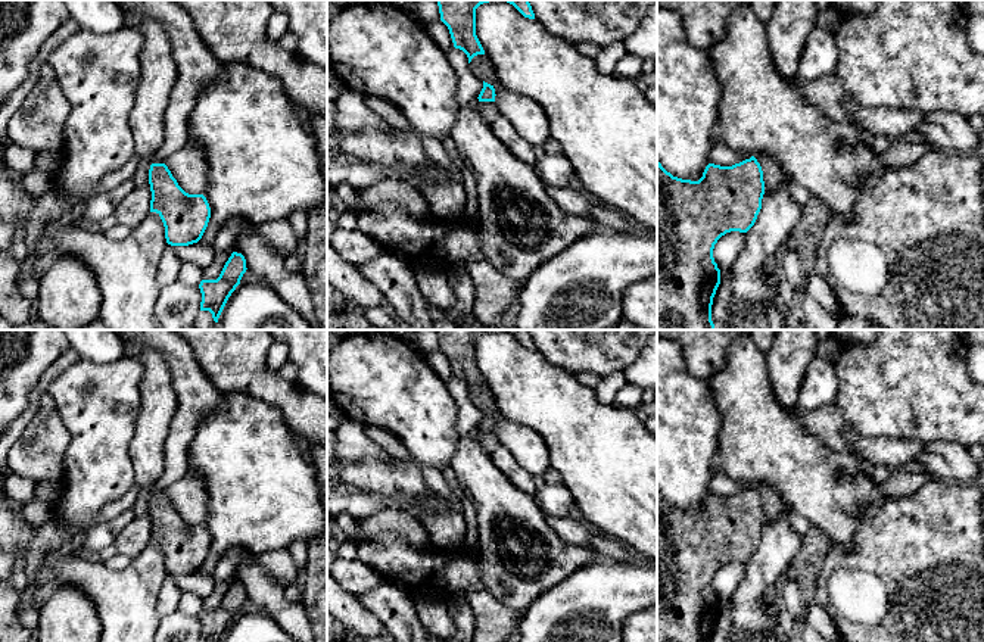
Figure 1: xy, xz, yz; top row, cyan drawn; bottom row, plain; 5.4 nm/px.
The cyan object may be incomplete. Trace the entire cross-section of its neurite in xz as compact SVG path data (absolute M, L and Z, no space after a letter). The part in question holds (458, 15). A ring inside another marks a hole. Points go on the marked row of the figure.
M436 0L440 21L448 27L454 47L463 50L468 63L485 50L476 35L476 9L496 0Z

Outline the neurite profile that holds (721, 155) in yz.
M717 143L709 153L710 163L720 166L732 166L750 158L751 158L750 153L735 152L725 146L723 143Z

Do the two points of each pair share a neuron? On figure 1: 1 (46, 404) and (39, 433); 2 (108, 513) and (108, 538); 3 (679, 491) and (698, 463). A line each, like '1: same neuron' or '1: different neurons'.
1: different neurons
2: different neurons
3: same neuron

